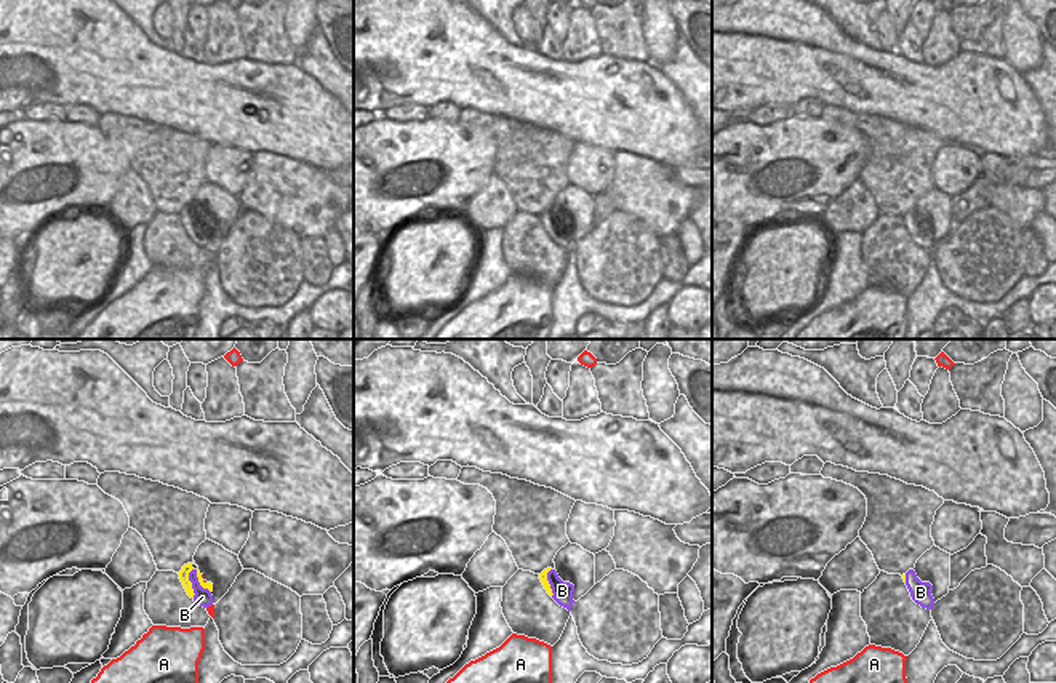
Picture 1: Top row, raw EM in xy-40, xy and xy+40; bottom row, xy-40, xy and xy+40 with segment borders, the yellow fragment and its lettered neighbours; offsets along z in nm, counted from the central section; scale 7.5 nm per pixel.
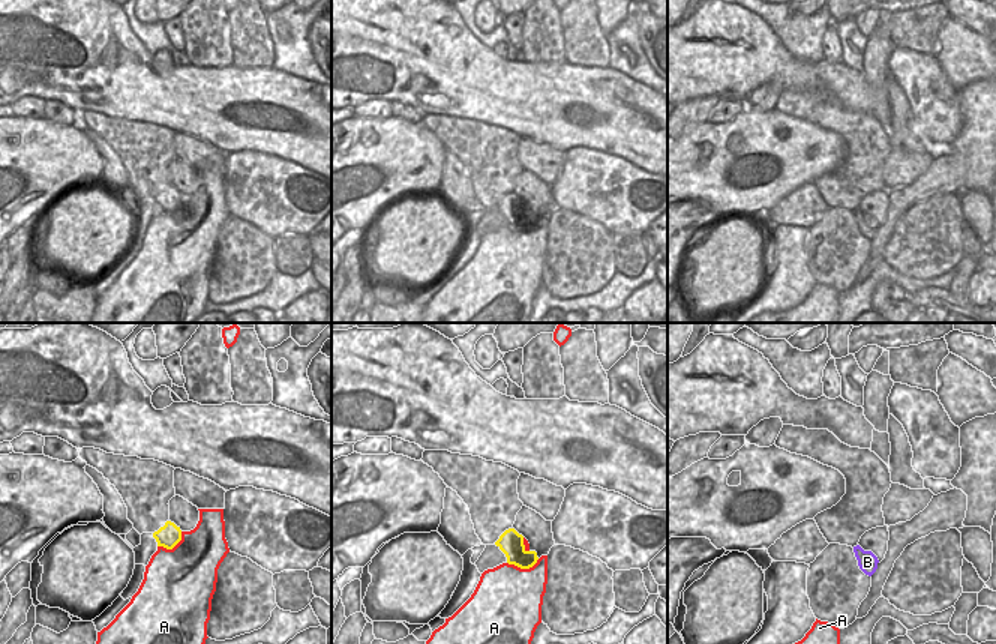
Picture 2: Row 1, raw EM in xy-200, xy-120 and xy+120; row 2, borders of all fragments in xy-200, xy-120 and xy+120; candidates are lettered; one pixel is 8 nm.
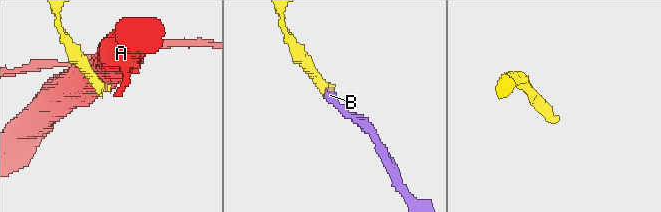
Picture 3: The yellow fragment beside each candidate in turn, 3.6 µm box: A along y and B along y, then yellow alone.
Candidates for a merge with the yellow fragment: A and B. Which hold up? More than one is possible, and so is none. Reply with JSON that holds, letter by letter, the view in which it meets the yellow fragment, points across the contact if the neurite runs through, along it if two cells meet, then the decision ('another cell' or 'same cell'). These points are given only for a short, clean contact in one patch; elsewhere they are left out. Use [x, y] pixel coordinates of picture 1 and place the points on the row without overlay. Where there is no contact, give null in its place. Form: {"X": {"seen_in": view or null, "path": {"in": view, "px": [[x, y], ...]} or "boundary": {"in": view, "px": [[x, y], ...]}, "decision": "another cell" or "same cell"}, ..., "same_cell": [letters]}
{"A": {"seen_in": "xy-40", "decision": "another cell"}, "B": {"seen_in": "xy-40", "path": {"in": "xy-40", "px": [[184, 215], [191, 224], [202, 239]]}, "decision": "same cell"}, "same_cell": ["B"]}

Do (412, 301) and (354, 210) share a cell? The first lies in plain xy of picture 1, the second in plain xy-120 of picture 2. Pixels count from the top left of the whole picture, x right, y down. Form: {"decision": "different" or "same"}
{"decision": "different"}

